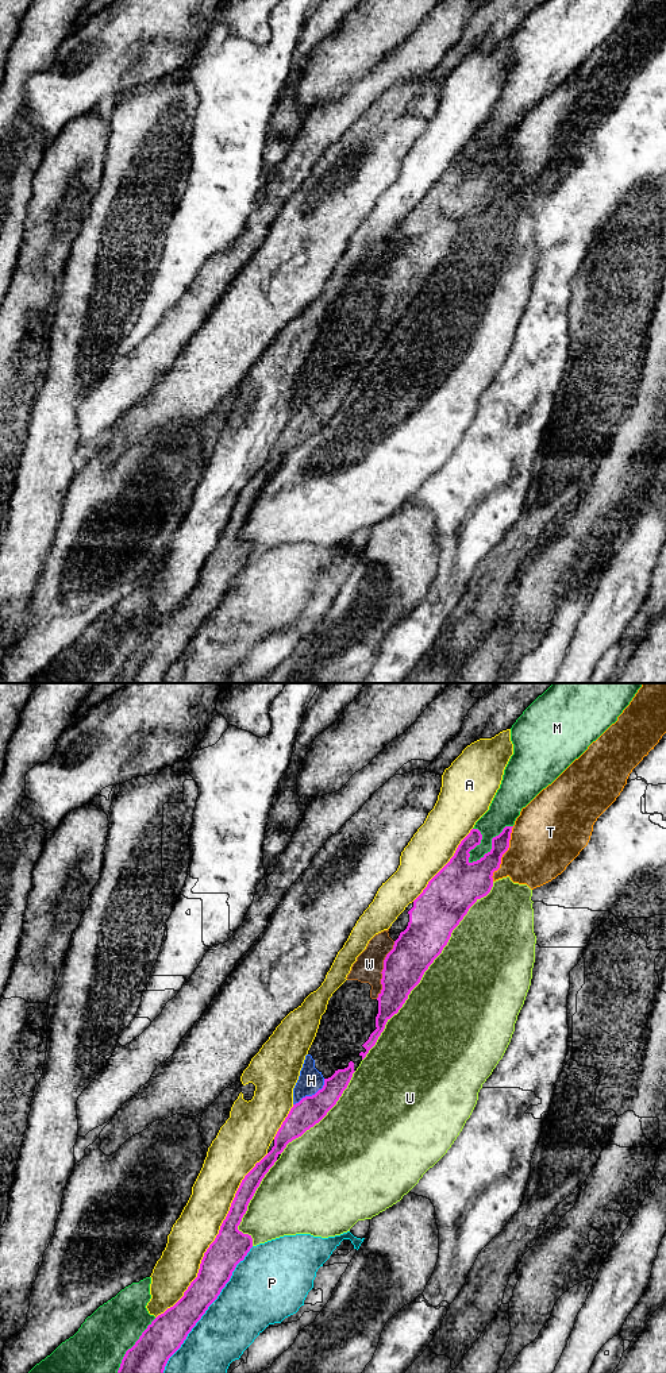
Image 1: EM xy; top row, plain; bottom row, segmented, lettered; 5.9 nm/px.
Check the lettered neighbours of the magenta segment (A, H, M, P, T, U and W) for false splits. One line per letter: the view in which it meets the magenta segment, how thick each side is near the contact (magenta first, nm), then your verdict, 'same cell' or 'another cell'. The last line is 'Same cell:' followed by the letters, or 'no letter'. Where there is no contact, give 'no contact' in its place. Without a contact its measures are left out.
A: contact in xy; calibres 200 and 260 nm; another cell
H: contact in xy; calibres 170 and 150 nm; another cell
M: contact in xy; calibres 220 and 180 nm; another cell
P: contact in xy; calibres 220 and 360 nm; another cell
T: contact in xy; calibres 220 and 400 nm; another cell
U: contact in xy; calibres 260 and 500 nm; another cell
W: contact in xy; calibres 260 and 170 nm; another cell
Same cell: no letter

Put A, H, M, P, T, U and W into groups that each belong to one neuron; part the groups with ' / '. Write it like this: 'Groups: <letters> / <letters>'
Groups: A H W / M / P / T / U

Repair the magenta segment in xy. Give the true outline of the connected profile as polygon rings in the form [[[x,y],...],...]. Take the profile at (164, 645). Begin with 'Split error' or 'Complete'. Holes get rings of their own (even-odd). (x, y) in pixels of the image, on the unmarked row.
Complete. [[[350,370],[347,377],[324,387],[323,397],[315,404],[293,413],[274,446],[272,459],[242,489],[219,543],[204,562],[197,586],[184,605],[158,624],[126,660],[118,683],[163,683],[169,667],[181,656],[253,556],[251,544],[239,540],[238,535],[262,487],[286,454],[319,432],[336,413],[354,381],[354,371]]]

